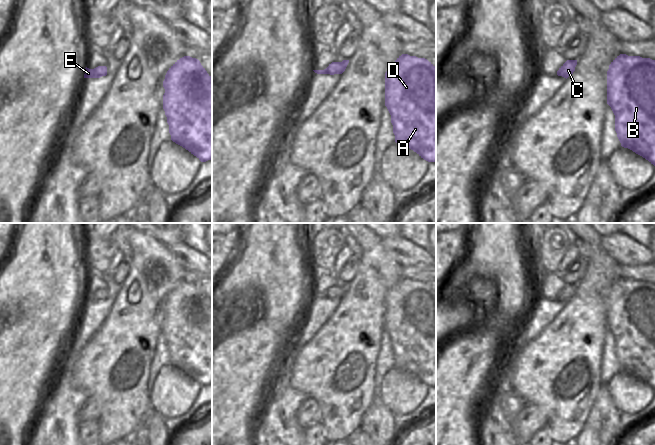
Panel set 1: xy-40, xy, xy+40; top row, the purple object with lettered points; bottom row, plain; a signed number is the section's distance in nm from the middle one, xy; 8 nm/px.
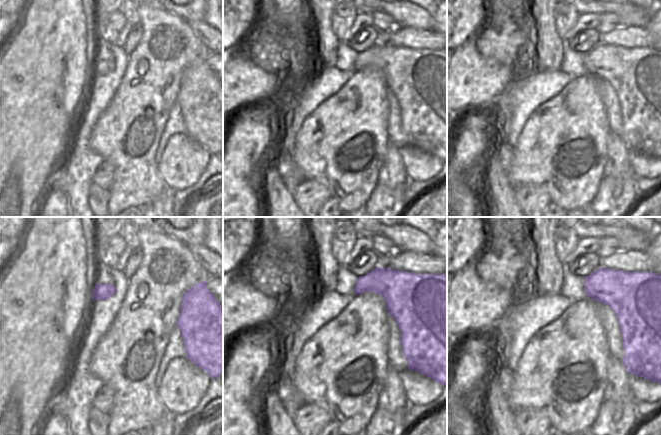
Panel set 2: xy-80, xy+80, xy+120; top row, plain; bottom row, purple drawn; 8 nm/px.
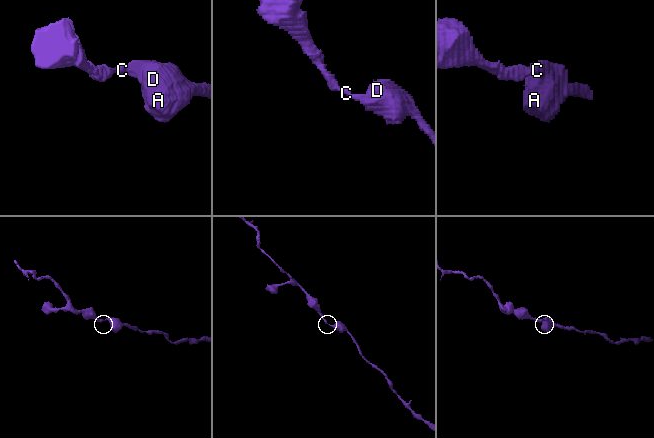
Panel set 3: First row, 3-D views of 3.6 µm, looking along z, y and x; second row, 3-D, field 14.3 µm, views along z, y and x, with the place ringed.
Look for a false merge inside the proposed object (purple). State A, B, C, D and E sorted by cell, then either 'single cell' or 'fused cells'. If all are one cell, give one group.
groups A B C D E; single cell

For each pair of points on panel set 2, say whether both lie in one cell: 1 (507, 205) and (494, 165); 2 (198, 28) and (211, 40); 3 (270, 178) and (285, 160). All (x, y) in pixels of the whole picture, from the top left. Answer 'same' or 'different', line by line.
1: same
2: same
3: different

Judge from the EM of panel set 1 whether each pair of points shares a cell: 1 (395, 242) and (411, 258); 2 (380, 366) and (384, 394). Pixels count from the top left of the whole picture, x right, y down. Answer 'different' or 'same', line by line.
1: same
2: different

